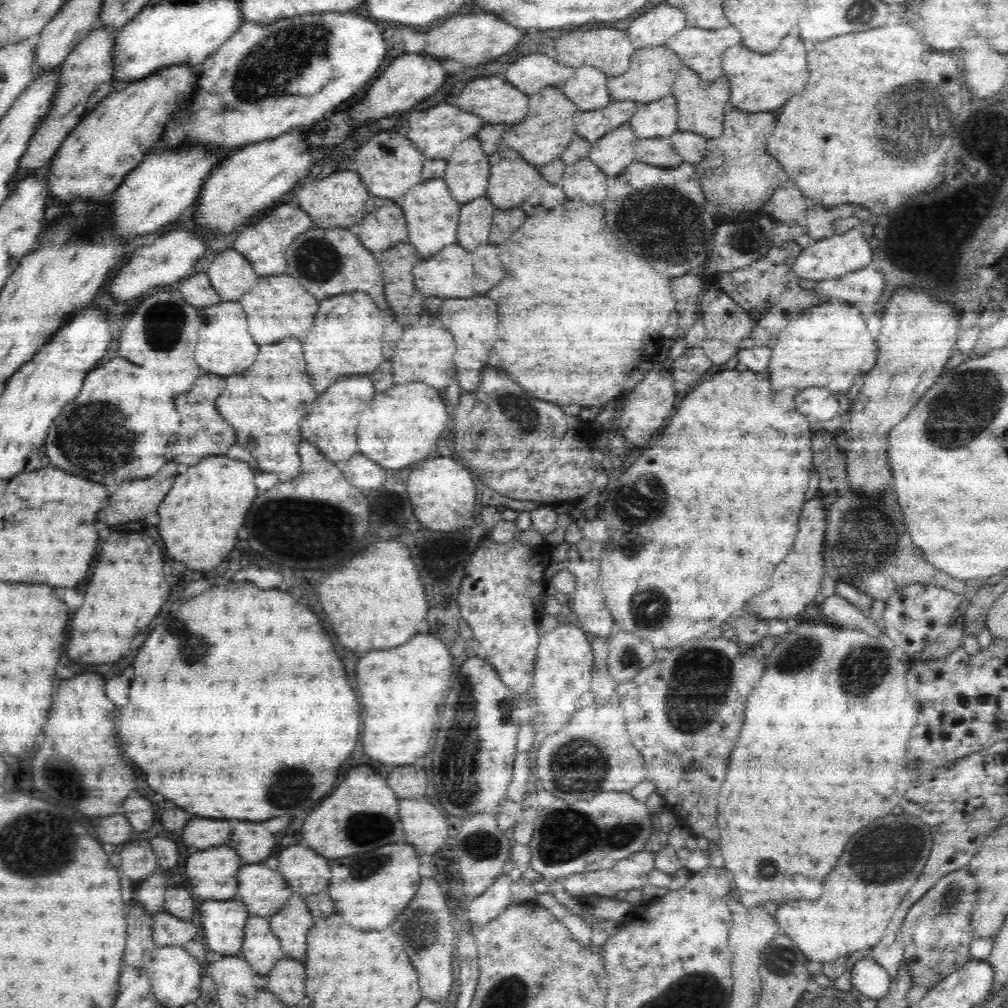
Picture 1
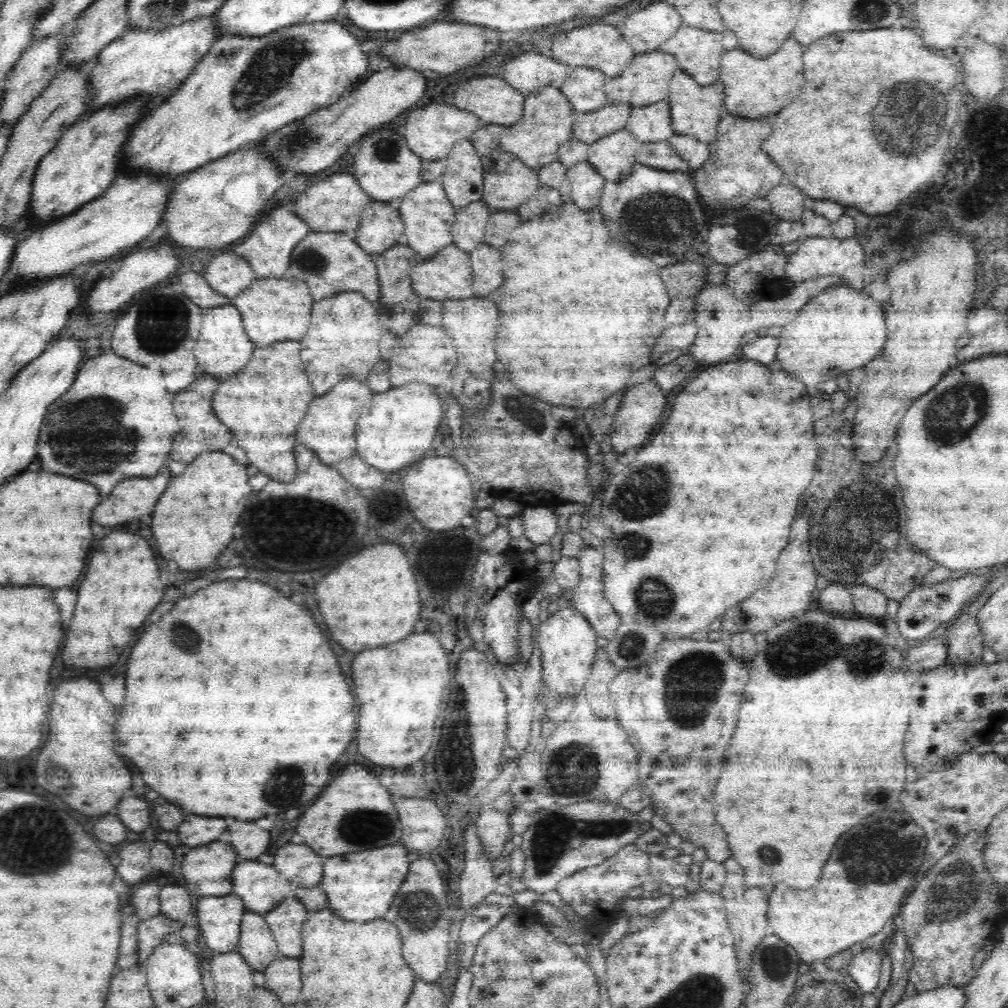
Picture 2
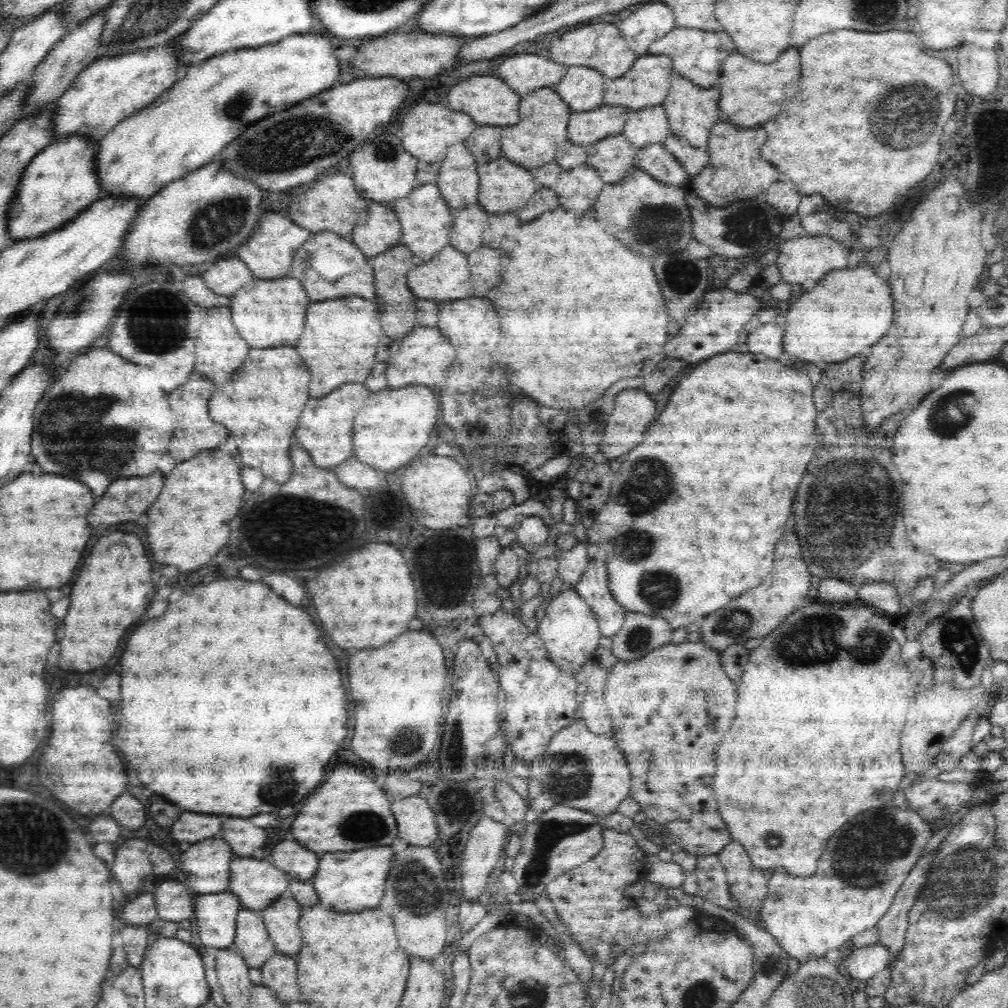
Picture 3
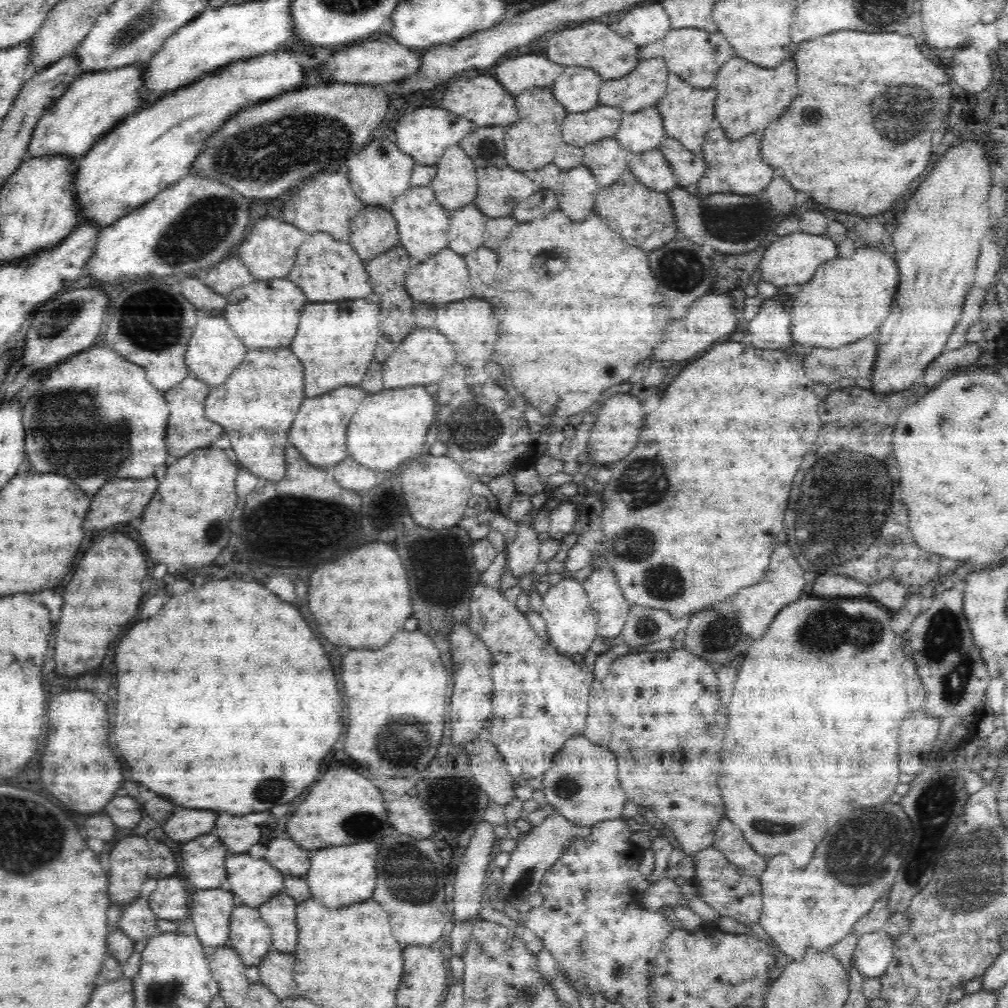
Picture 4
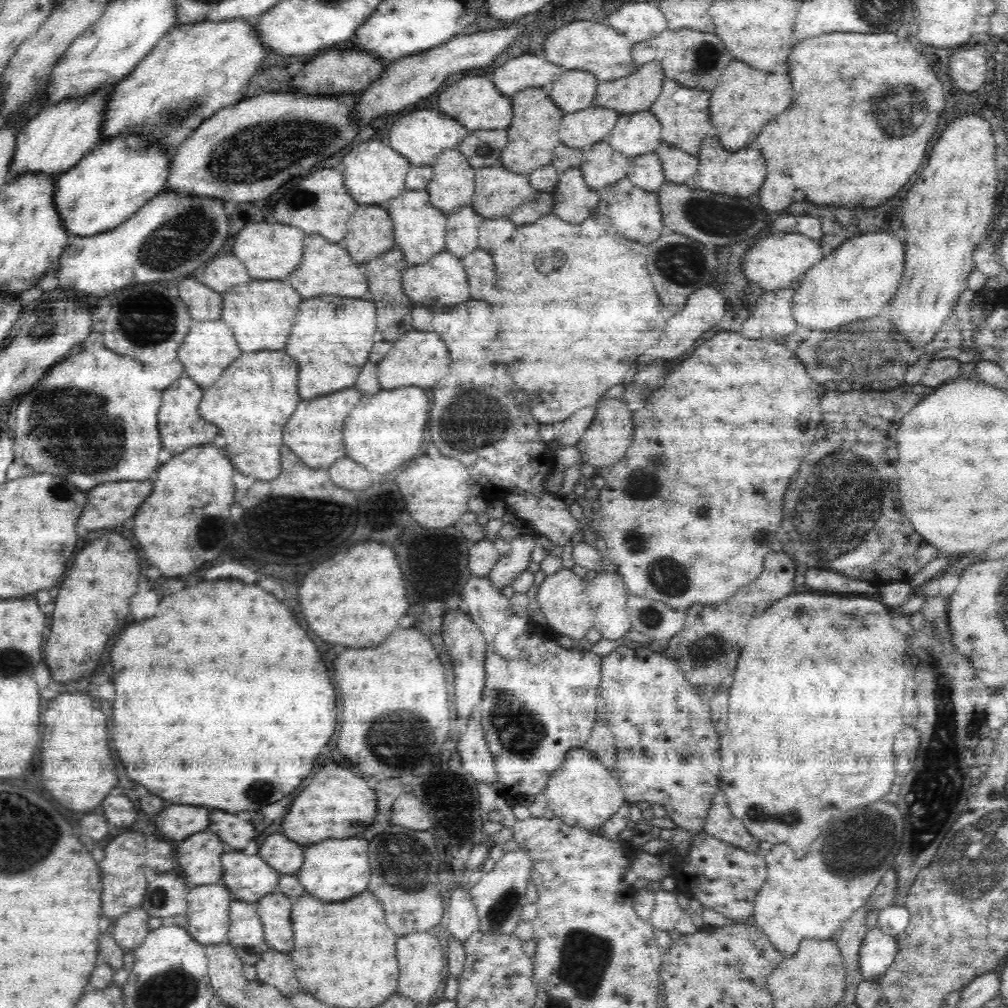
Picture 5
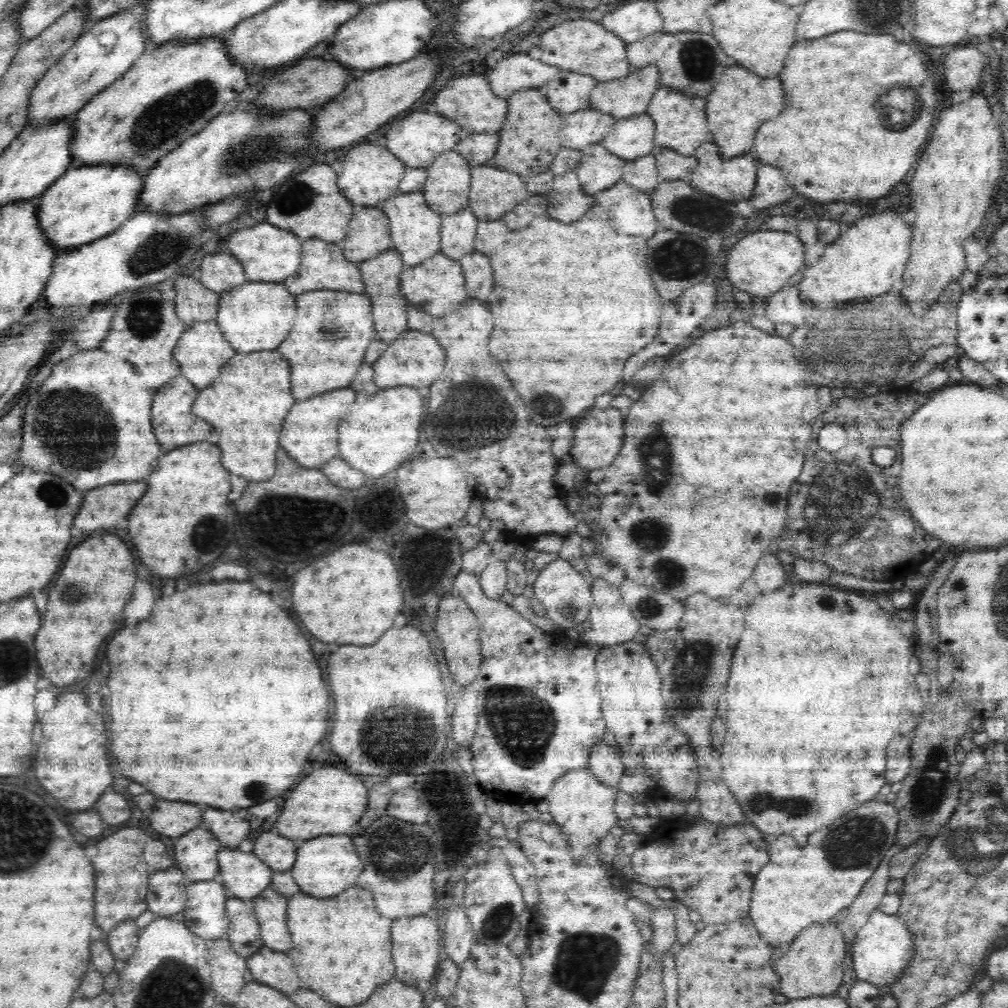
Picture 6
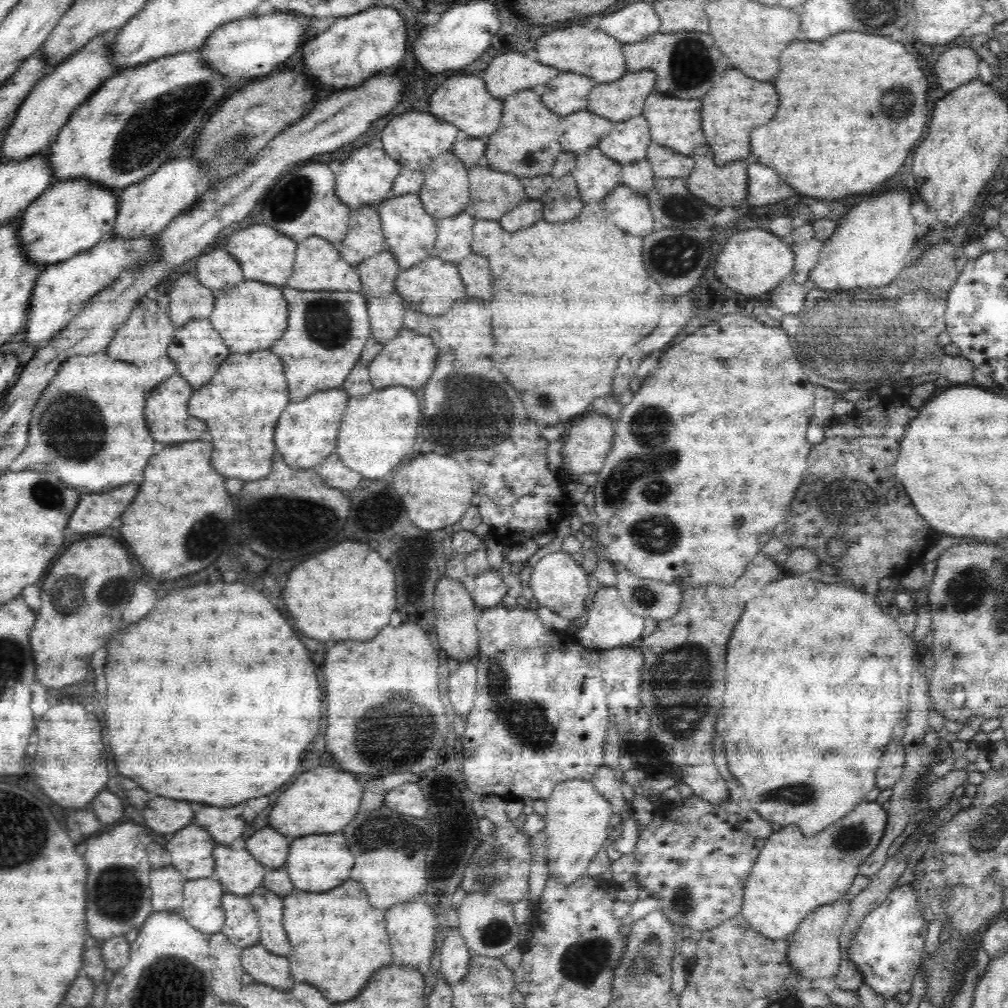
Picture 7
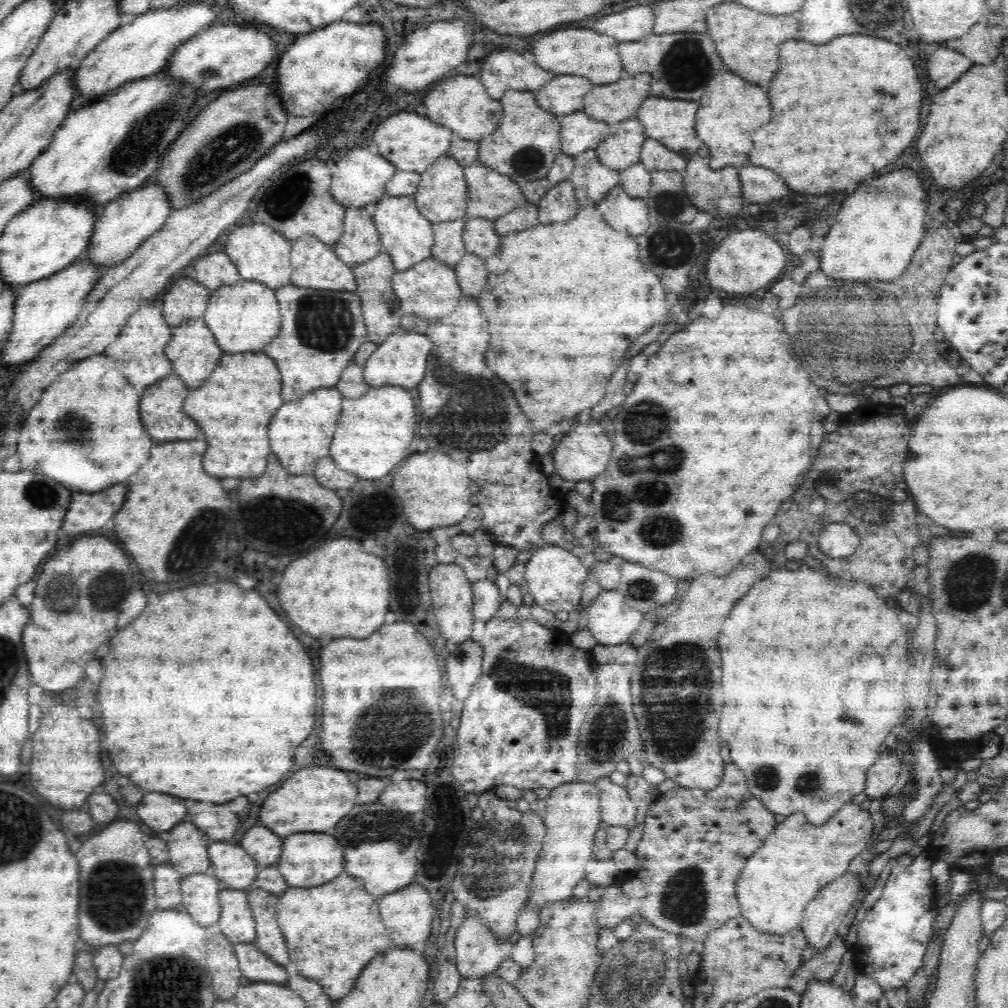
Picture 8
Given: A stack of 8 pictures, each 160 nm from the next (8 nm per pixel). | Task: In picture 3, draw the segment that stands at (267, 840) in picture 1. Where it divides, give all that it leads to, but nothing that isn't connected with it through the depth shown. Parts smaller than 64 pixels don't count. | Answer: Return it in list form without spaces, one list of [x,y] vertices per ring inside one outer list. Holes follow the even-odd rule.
[[[220,816],[224,820],[222,826],[222,838],[232,846],[232,850],[236,854],[242,856],[250,856],[256,848],[260,848],[266,842],[266,832],[264,828],[254,826],[250,820],[246,818],[228,818],[228,816]]]

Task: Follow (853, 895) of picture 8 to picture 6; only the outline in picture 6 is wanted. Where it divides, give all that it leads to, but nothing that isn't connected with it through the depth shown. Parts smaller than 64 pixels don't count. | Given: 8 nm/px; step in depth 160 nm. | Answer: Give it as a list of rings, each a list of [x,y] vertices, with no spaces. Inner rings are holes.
[[[832,921],[826,924],[810,924],[785,948],[783,955],[775,960],[773,968],[780,978],[780,992],[787,1001],[808,996],[830,996],[842,985],[845,971],[847,944],[839,925]]]

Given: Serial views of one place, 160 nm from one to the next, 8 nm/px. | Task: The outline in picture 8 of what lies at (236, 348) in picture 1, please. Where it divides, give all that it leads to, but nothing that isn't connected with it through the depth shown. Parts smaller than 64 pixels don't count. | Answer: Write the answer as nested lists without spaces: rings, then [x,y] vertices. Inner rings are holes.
[[[203,317],[190,319],[186,323],[173,327],[171,339],[165,348],[165,356],[172,361],[173,372],[183,380],[186,386],[194,386],[194,388],[200,382],[206,382],[206,376],[209,376],[210,372],[216,368],[224,355],[225,352],[218,347]]]

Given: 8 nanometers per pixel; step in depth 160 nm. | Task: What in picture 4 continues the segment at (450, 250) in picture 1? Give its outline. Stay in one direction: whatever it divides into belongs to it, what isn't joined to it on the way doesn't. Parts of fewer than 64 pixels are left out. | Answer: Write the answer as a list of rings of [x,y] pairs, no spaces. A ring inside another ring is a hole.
[[[442,249],[423,263],[410,267],[405,278],[405,289],[415,302],[443,305],[456,303],[456,300],[464,300],[472,296],[472,284],[470,274],[466,268],[463,255],[459,255],[452,249]]]

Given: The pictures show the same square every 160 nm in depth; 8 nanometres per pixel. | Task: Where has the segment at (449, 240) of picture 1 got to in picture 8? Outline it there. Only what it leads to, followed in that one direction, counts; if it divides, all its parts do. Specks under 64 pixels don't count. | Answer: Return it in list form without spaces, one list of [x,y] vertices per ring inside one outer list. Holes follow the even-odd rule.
[[[413,196],[382,197],[374,204],[372,220],[378,231],[382,248],[390,255],[397,271],[404,272],[414,264],[432,256],[433,222],[420,214]]]

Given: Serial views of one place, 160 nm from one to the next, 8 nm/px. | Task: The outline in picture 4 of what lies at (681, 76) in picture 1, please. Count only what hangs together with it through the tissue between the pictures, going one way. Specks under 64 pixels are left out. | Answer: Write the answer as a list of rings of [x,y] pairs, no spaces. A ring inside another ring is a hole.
[[[669,74],[668,92],[655,105],[662,115],[666,136],[675,138],[686,149],[700,154],[703,149],[705,135],[711,129],[710,122],[715,118],[716,89],[713,87],[709,89],[692,88],[690,84],[680,80],[680,76]]]

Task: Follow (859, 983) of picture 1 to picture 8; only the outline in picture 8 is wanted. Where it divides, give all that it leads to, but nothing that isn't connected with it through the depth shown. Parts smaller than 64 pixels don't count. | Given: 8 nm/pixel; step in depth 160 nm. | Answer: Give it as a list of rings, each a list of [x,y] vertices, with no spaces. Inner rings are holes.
[[[919,856],[907,868],[894,866],[880,899],[870,914],[859,924],[857,944],[863,946],[870,962],[861,971],[874,978],[884,991],[902,988],[923,965],[925,952],[933,934],[933,920],[938,915],[939,902],[932,887],[929,860]]]

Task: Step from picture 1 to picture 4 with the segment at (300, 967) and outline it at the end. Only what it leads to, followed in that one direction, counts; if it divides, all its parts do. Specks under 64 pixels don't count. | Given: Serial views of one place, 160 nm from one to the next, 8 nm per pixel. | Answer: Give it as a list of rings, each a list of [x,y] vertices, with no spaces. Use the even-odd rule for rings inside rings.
[[[272,950],[257,966],[260,973],[259,982],[272,990],[278,998],[290,998],[294,996],[292,990],[296,990],[294,966],[294,954]]]

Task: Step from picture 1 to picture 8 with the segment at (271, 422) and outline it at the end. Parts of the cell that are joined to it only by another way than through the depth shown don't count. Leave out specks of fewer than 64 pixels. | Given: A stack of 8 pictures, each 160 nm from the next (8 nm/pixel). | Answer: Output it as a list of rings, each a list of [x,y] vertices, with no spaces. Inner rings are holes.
[[[244,352],[230,354],[225,353],[219,364],[214,368],[210,378],[194,392],[188,394],[184,402],[184,412],[196,420],[206,434],[208,440],[208,450],[204,454],[204,468],[212,476],[238,476],[238,478],[250,478],[250,476],[260,476],[266,470],[268,454],[270,454],[270,444],[268,444],[268,424],[276,410],[282,406],[282,378],[276,368],[276,362],[266,356],[264,352]]]

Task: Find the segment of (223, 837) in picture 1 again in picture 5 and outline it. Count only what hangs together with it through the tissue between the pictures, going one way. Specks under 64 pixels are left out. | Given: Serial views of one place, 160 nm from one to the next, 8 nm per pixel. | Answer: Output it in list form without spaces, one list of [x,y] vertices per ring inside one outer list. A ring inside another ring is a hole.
[[[174,804],[158,814],[158,830],[164,834],[165,839],[182,840],[194,832],[202,832],[210,824],[210,812],[206,808]]]

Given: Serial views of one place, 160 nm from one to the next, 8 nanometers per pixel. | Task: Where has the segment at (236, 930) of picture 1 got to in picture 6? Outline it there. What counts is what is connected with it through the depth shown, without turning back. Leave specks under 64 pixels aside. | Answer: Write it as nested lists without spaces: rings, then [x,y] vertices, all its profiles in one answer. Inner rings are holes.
[[[217,879],[190,883],[183,922],[192,934],[207,942],[221,938],[230,926],[226,904],[229,891]]]

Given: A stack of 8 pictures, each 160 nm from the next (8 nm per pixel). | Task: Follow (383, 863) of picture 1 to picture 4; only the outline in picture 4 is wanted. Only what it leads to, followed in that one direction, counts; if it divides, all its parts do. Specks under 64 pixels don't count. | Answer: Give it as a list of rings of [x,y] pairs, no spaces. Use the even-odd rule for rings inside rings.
[[[376,842],[319,849],[316,854],[312,854],[310,869],[304,876],[312,897],[320,899],[322,904],[329,908],[348,907],[370,900],[376,890],[376,858]]]

